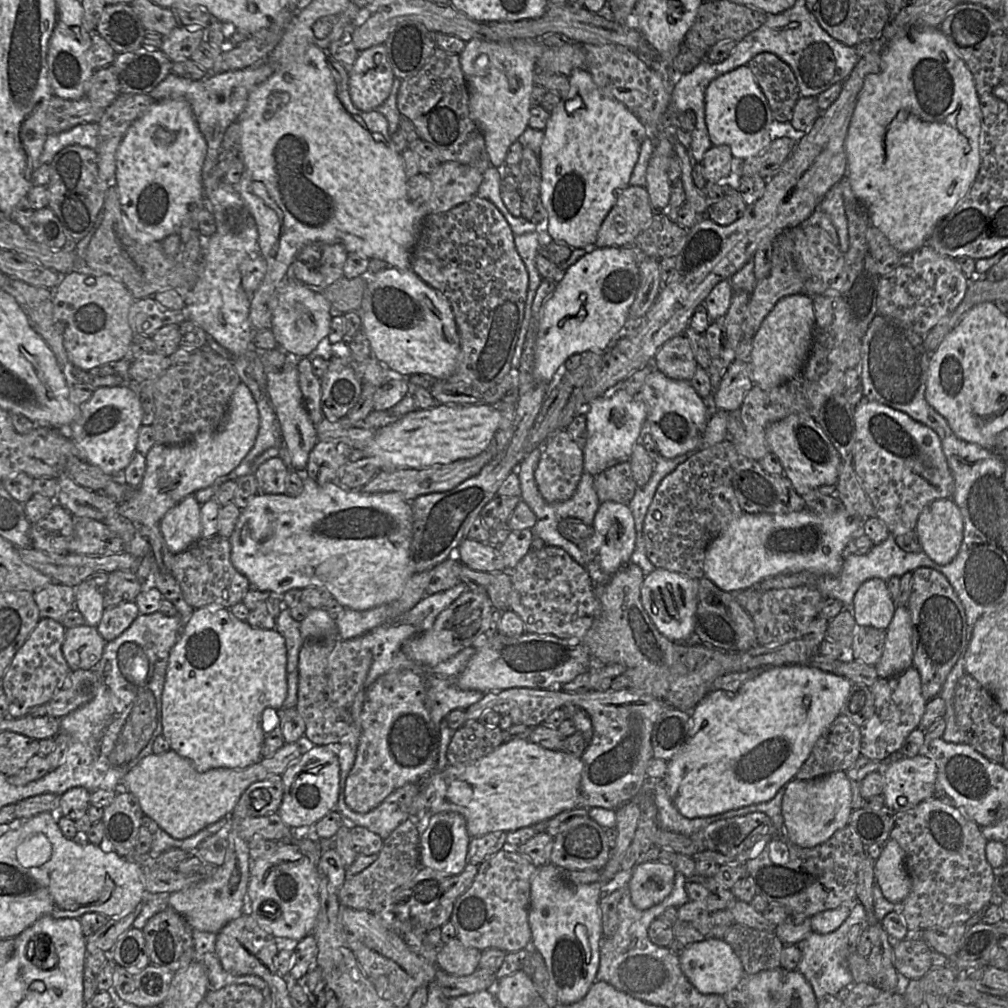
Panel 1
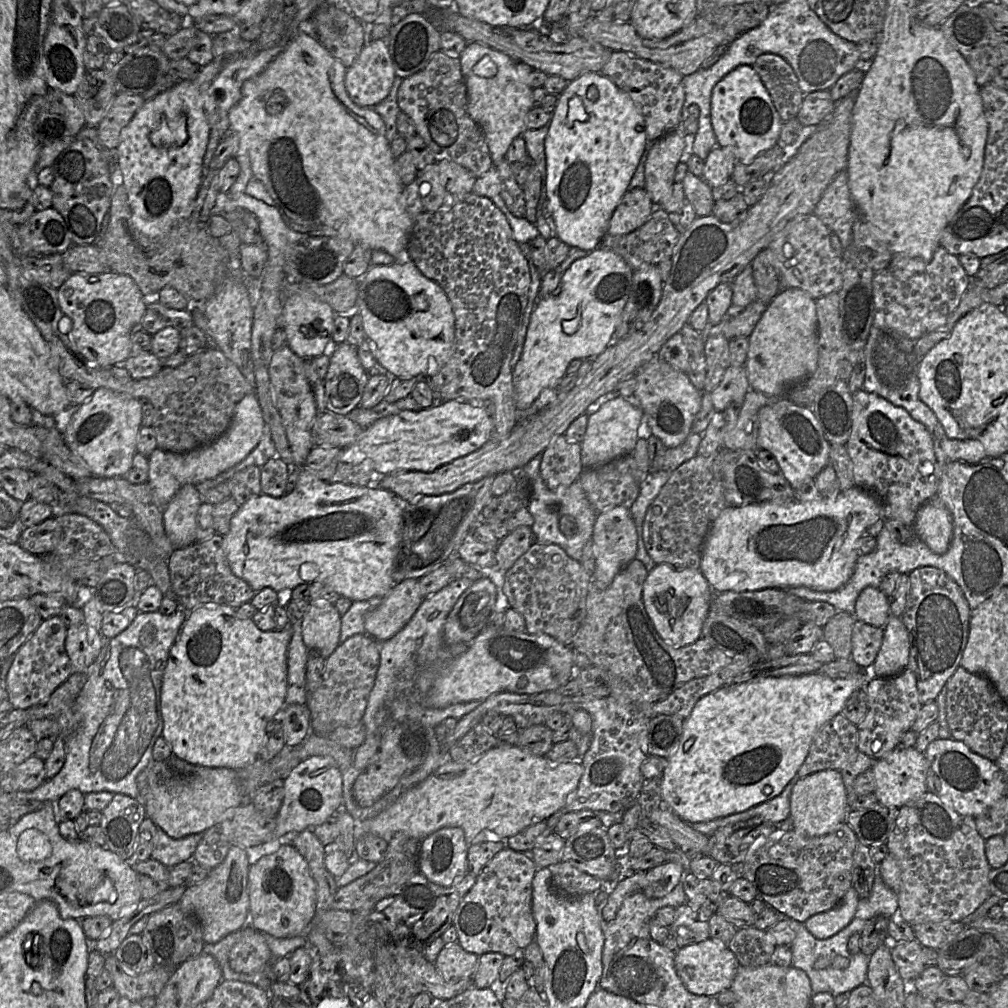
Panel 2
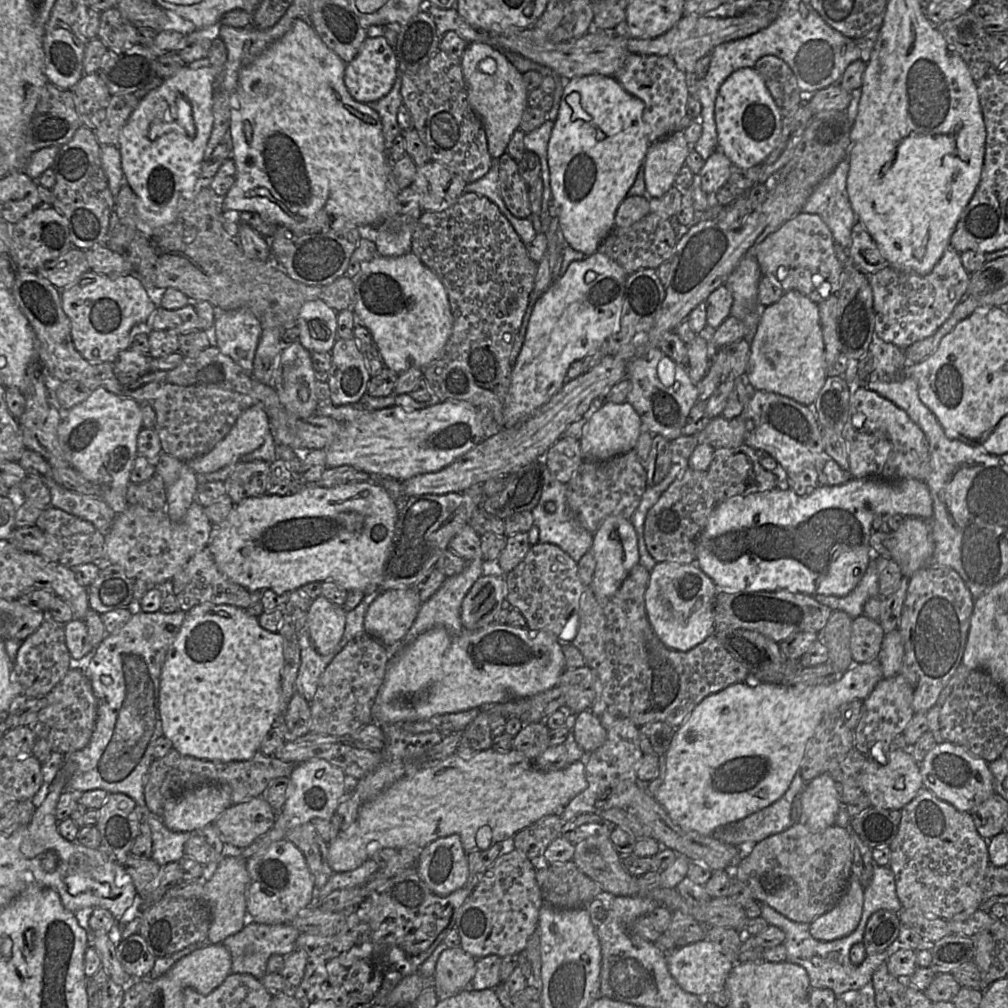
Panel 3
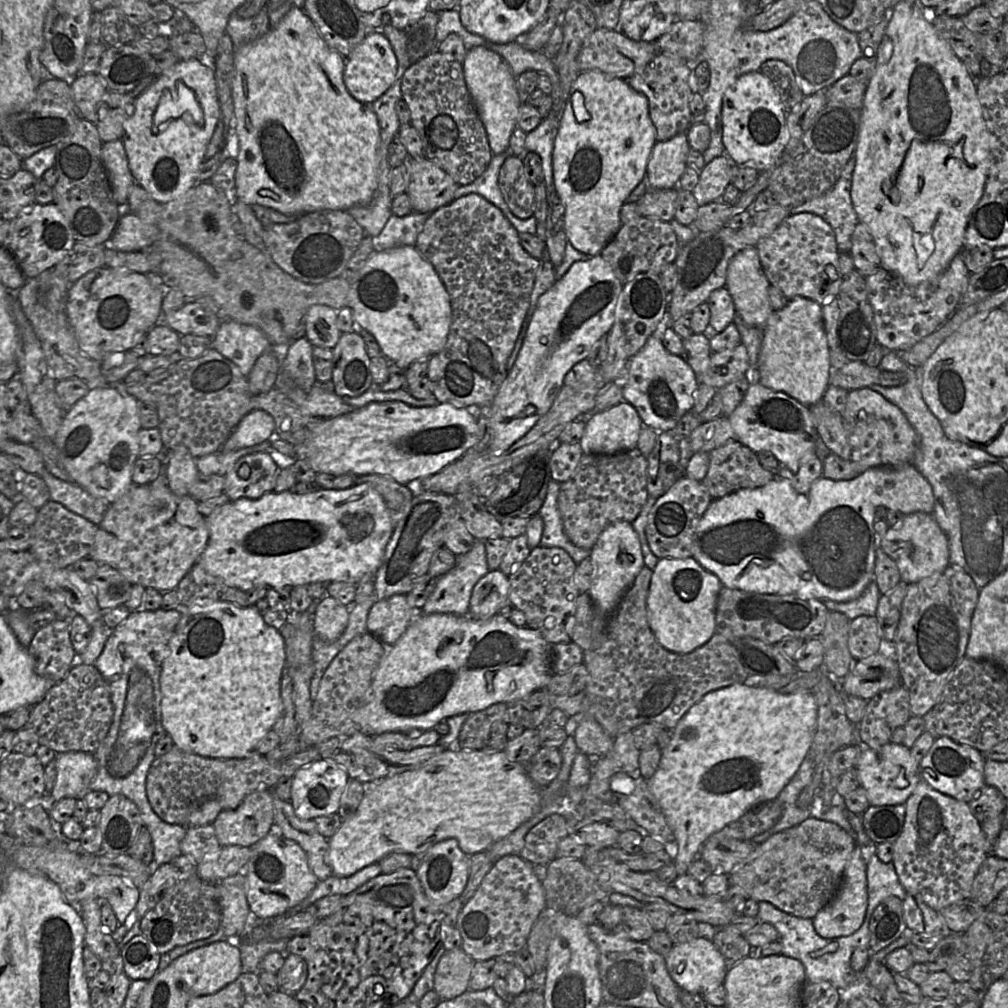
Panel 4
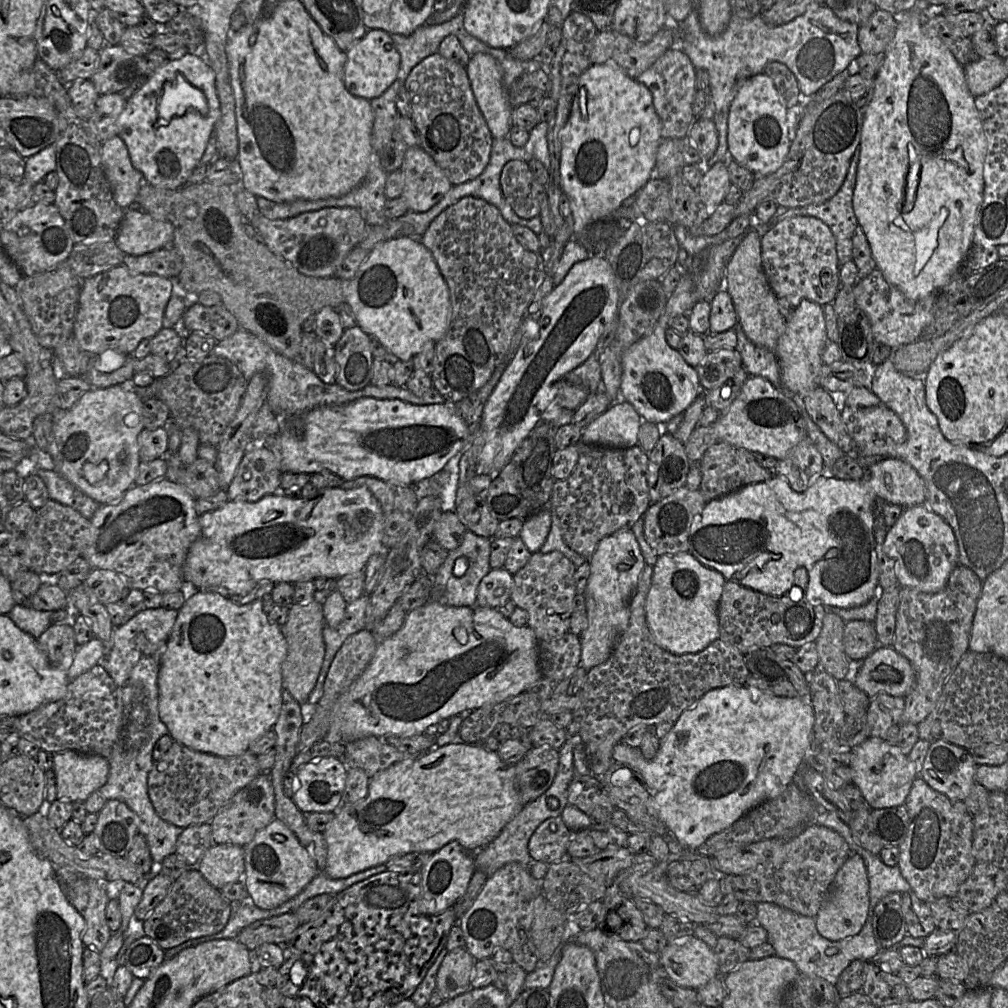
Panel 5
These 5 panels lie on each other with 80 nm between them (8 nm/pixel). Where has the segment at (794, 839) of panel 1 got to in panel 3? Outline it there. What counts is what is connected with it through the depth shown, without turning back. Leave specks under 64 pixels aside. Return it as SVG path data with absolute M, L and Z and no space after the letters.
M828 773L807 782L800 793L801 816L799 823L813 831L822 831L835 824L841 800L839 784Z

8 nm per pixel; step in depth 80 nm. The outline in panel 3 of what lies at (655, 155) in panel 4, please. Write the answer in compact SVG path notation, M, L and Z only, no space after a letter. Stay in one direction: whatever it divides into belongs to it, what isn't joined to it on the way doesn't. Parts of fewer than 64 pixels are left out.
M683 131L650 144L643 163L646 196L661 197L675 184L688 153L689 144Z

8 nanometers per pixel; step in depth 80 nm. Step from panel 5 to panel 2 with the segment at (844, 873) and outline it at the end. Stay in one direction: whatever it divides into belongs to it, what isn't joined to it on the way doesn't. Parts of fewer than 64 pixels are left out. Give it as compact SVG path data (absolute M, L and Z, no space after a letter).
M852 886L836 907L809 917L804 924L815 938L830 938L853 920L859 900L860 897Z

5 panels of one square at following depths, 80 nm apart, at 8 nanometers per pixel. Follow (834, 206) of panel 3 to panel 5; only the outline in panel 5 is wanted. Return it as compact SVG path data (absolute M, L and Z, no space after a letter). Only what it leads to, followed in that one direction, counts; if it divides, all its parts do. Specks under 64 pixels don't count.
M858 146L841 188L831 199L818 205L782 209L773 220L778 222L796 216L811 216L824 222L835 237L839 271L841 265L853 259L852 237L858 226L858 221L853 210L852 200L859 157Z

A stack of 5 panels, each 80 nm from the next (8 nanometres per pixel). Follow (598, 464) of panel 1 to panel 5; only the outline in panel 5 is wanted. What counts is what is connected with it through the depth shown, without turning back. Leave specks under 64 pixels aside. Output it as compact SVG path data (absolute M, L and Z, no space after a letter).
M618 401L582 429L581 441L596 446L630 448L638 444L641 416L627 401Z

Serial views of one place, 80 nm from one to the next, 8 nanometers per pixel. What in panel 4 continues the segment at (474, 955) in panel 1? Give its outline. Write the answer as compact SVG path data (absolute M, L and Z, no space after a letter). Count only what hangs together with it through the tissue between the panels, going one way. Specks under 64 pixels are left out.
M462 948L445 952L434 976L434 990L441 1000L452 1000L469 990L474 962Z

